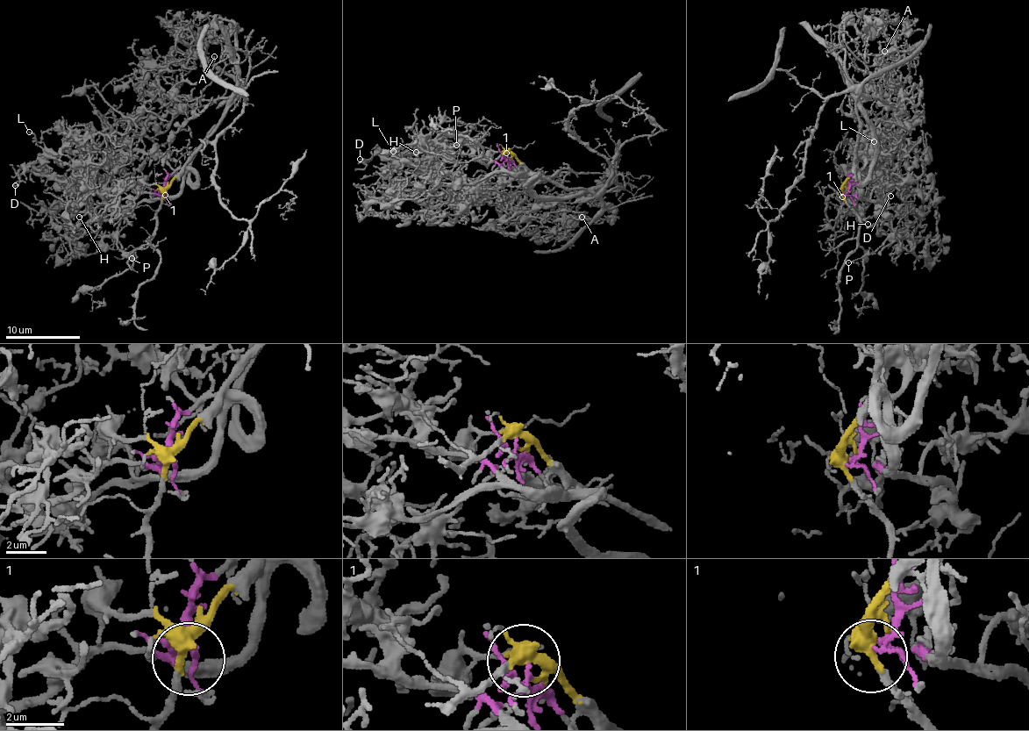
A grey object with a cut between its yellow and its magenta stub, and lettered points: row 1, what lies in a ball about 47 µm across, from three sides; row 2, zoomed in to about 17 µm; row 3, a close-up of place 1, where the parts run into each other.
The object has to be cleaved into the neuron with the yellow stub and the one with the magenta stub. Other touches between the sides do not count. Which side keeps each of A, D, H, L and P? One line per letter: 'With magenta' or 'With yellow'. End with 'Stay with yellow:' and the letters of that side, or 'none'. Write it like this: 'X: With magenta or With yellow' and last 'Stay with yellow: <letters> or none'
A: With magenta
D: With magenta
H: With magenta
L: With magenta
P: With yellow
Stay with yellow: P

